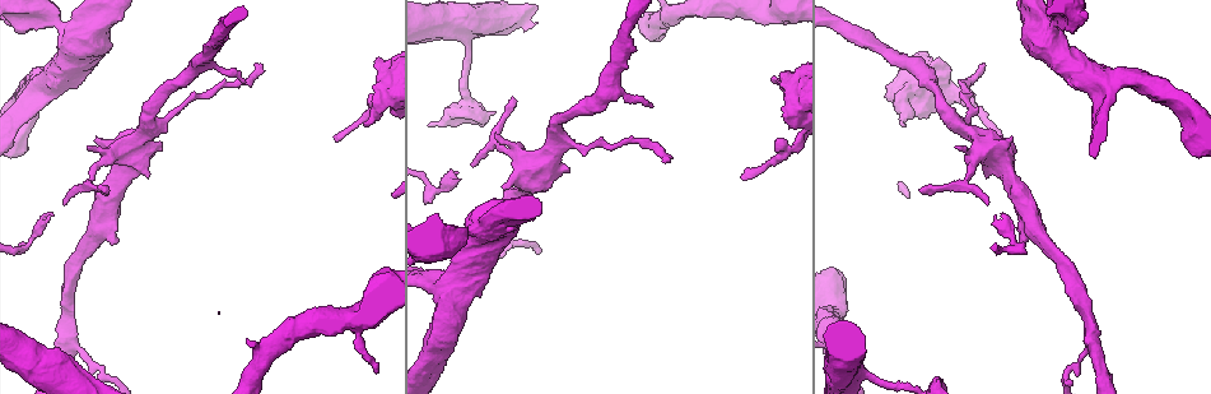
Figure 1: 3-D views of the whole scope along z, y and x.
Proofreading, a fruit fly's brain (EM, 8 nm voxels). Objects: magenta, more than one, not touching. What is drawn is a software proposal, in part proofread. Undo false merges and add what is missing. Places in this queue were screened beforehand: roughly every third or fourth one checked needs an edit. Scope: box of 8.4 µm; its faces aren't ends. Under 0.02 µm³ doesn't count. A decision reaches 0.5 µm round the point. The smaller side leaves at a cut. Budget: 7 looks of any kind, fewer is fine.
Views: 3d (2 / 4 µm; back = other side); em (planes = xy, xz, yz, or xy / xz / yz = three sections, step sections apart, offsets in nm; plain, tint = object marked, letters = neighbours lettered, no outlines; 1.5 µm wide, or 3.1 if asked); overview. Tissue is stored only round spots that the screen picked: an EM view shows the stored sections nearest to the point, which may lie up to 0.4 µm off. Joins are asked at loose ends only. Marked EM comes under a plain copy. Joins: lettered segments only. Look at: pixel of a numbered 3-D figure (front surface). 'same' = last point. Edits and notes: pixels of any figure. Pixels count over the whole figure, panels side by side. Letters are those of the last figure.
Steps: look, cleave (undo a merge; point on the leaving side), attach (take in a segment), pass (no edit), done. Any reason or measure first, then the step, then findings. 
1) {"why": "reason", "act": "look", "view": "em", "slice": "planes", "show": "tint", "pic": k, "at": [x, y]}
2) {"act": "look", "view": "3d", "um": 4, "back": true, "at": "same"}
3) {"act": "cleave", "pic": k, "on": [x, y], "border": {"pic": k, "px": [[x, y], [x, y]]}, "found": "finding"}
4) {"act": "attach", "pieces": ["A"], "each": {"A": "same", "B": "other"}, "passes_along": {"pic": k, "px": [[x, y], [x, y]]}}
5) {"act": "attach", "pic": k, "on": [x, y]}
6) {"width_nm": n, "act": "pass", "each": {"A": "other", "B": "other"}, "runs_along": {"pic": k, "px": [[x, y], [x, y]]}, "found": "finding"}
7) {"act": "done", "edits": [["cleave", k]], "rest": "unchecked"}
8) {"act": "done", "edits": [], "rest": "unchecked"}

{"why": "sudden change in width", "act": "look", "view": "em", "slice": "yz", "step": 4, "show": "letters", "pic": 1, "at": [473, 232]}

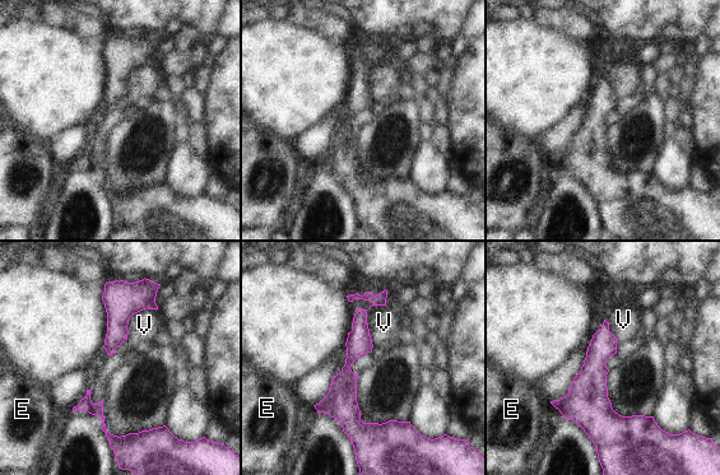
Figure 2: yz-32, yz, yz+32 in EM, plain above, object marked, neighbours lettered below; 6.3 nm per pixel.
{"act": "look", "view": "em", "slice": "planes", "show": "letters", "at": "same"}

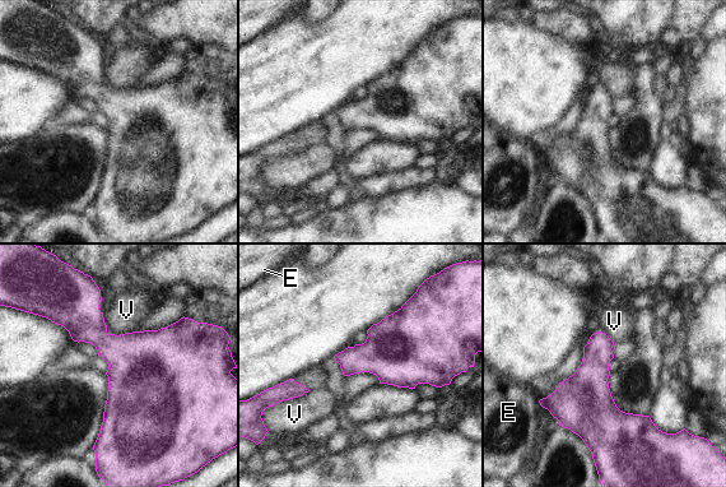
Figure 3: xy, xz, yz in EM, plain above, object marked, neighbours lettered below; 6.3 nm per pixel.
{"width_nm": 300, "longest_contact_nm": ["V", 240], "act": "pass", "each": {"E": "other", "V": "other"}, "found": "one neuron here"}

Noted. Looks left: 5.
{"why": "an open end", "act": "look", "view": "3d", "um": 4, "pic": 1, "at": [1009, 141]}

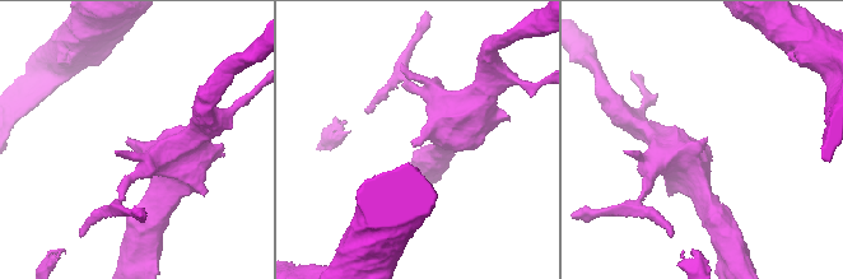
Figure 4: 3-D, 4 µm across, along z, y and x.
{"why": "now the EM", "act": "look", "view": "em", "slice": "xy", "step": 8, "show": "letters", "pic": 4, "at": [704, 138]}

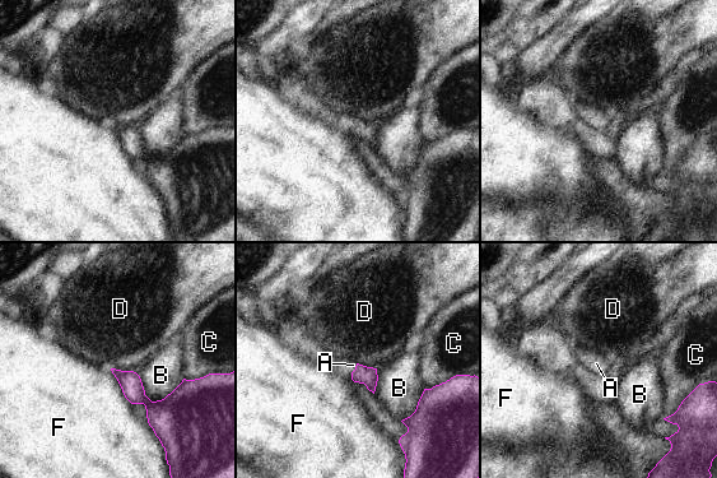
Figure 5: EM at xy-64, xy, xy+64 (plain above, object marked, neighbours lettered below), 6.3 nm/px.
{"act": "look", "view": "em", "slice": "planes", "show": "letters", "at": "same"}

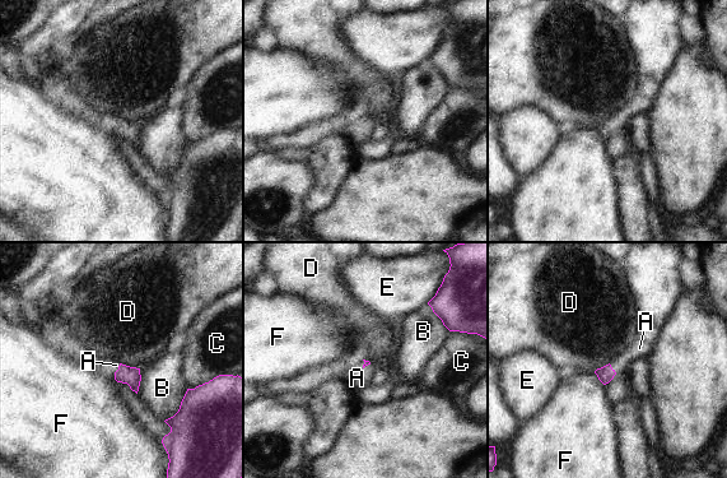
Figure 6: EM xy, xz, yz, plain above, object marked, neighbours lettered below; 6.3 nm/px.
{"act": "attach", "pieces": ["A"], "each": {"A": "same", "B": "other", "C": "other", "D": "other", "E": "other", "F": "other"}, "passes_along": {"pic": 6, "px": [[605, 374], [614, 371], [639, 348]]}, "found": "the neuron continues"}

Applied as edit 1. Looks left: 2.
{"act": "done", "edits": [["attach", 6]], "rest": "unchecked"}

